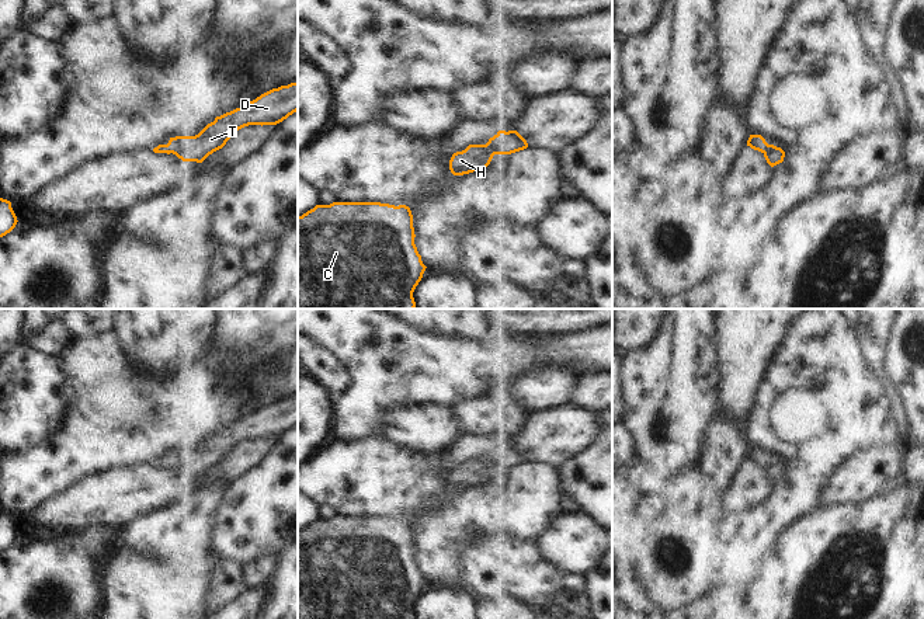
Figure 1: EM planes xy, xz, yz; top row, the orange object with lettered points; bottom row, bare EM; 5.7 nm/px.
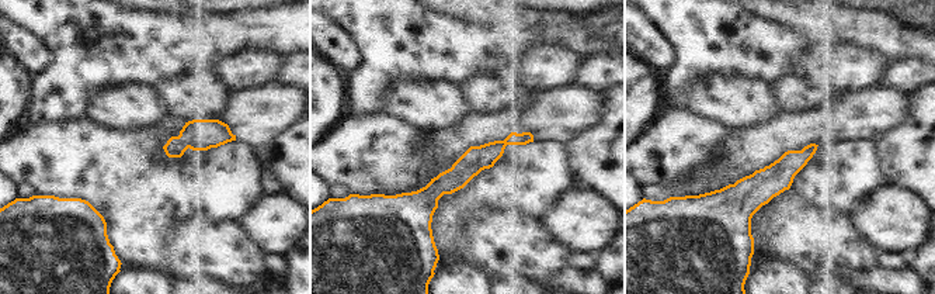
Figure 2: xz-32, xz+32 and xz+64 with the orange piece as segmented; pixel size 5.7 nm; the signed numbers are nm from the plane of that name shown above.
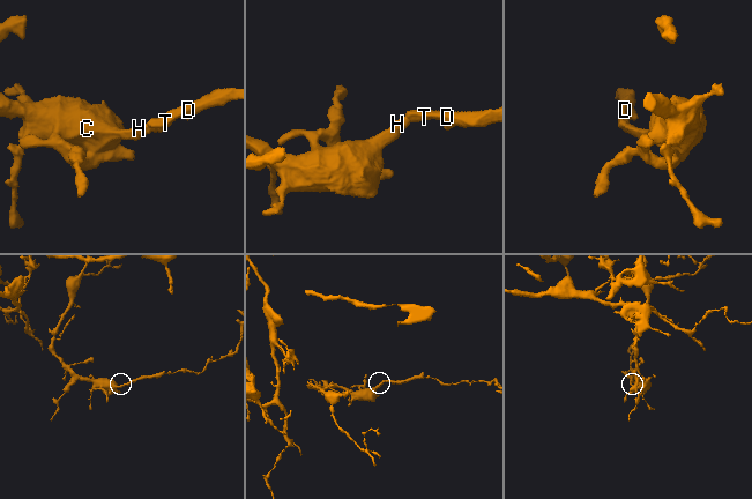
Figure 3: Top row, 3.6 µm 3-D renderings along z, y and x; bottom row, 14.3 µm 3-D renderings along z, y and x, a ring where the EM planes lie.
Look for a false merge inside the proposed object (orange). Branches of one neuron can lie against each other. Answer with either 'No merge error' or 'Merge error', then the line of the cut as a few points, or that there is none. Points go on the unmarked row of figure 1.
No merge error. No split

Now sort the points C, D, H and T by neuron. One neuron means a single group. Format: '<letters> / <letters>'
C D H T

